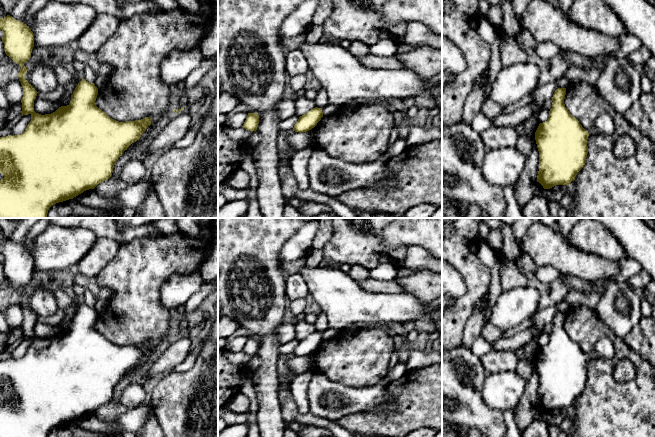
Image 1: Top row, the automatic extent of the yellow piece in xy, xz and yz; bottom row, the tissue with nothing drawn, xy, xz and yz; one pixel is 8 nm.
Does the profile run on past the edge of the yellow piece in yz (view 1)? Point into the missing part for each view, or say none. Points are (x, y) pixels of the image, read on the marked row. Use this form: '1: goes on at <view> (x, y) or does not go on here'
1: does not go on here

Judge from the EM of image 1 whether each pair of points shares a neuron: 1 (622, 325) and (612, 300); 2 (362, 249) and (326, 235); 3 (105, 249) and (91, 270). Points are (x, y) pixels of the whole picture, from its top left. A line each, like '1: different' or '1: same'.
1: same
2: different
3: same

